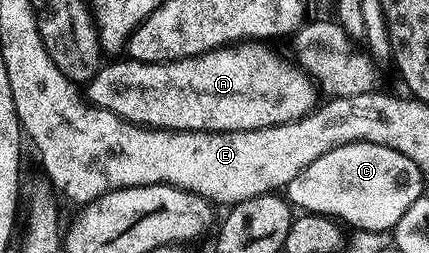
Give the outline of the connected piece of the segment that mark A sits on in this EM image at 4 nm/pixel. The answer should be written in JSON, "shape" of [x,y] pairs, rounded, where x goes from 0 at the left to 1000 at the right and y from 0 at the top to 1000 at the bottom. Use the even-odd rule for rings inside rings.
{"shape":[[[578,158],[536,182],[517,182],[508,198],[490,198],[478,213],[462,213],[450,229],[424,229],[413,245],[310,245],[303,237],[259,237],[252,253],[233,257],[231,281],[200,328],[198,387],[214,423],[252,435],[270,451],[277,466],[289,466],[296,482],[308,482],[317,498],[331,498],[357,514],[597,514],[599,506],[627,506],[646,490],[664,490],[667,482],[695,482],[713,451],[723,451],[737,431],[734,372],[739,348],[734,332],[706,289],[704,273],[674,261],[657,245],[636,202],[629,178],[615,174],[604,158]]]}

